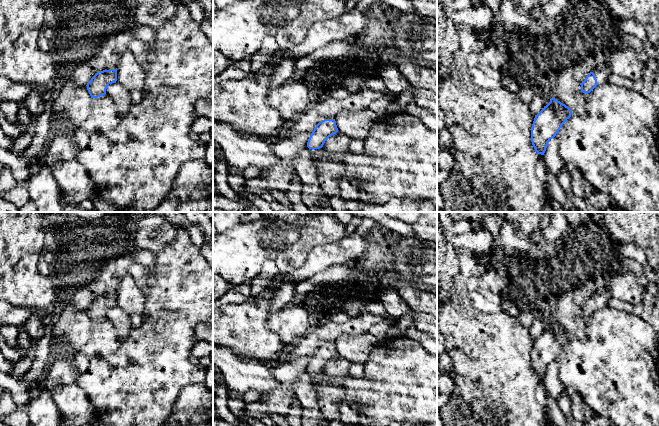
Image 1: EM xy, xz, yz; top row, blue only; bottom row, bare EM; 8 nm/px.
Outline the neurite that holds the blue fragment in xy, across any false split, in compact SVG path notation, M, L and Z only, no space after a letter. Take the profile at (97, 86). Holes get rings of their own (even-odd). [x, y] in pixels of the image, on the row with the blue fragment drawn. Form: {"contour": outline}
{"contour": "M117 68L97 71L86 86L91 98L97 98L105 95L108 85L116 81Z"}

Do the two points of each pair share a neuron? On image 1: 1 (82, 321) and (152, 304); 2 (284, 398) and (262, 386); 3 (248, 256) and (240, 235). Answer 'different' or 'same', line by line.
1: different
2: different
3: same

